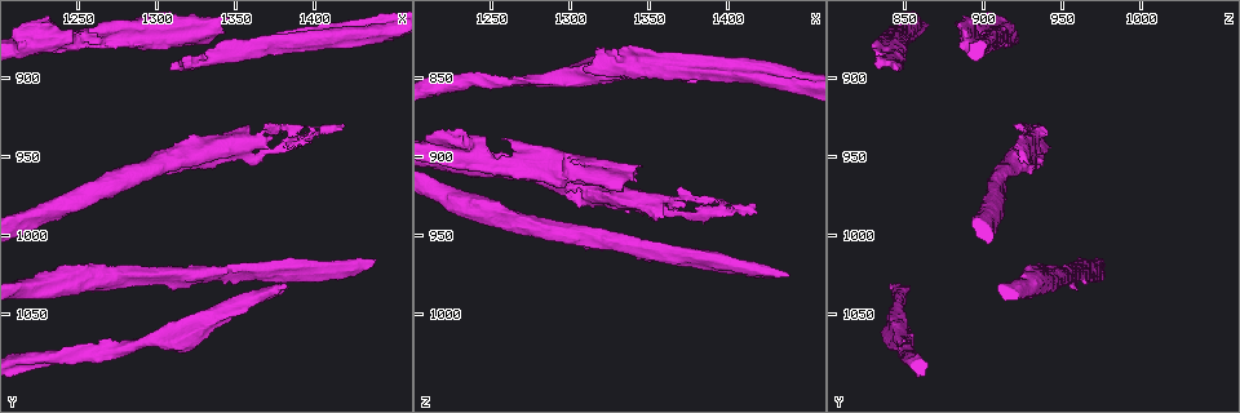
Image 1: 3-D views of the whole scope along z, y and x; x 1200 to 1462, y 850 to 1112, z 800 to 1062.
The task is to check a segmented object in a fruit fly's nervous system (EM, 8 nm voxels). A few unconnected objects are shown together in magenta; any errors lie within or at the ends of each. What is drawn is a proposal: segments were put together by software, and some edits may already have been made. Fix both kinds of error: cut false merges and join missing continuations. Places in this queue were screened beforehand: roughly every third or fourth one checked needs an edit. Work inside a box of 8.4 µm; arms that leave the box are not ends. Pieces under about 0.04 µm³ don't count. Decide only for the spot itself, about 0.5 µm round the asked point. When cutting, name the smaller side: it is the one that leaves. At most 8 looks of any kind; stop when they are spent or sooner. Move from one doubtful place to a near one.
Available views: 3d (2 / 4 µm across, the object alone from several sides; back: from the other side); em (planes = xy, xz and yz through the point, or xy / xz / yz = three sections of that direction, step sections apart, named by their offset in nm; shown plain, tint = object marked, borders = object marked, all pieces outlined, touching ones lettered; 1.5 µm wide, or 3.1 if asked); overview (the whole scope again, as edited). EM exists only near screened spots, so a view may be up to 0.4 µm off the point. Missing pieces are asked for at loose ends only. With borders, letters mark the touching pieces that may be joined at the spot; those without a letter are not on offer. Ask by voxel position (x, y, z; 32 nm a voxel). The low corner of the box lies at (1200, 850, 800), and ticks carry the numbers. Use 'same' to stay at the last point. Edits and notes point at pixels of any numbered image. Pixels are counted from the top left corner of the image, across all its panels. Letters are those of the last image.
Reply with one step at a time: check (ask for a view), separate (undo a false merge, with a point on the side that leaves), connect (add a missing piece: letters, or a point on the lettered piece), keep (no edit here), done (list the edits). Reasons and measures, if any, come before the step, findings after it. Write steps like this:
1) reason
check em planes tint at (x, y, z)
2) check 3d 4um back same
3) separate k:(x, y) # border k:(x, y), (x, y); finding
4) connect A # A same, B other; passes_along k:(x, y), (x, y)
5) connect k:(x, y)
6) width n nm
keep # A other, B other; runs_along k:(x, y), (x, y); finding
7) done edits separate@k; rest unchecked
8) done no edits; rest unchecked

check em yz step 8 borders at (1440, 1016, 974)

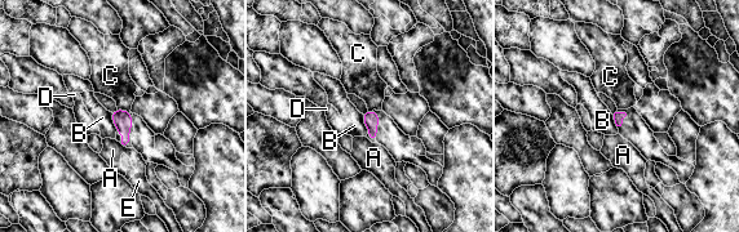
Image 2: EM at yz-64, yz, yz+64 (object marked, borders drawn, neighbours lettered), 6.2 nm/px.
another direction
check em planes borders same

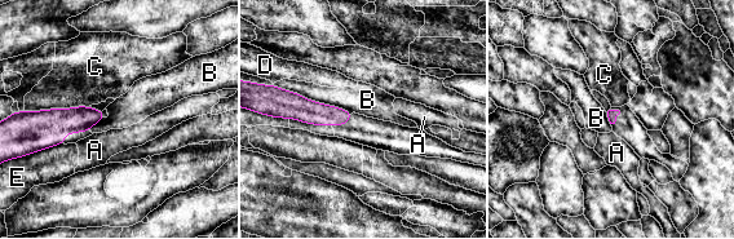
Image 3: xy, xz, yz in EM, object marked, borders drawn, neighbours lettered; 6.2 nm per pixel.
keep # A other, B other, C other, D other, E other; border 3:(278, 87), (352, 113); no lettered piece goes on from it

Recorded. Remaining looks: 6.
free end
check 3d 4um at (1354, 1026, 966)

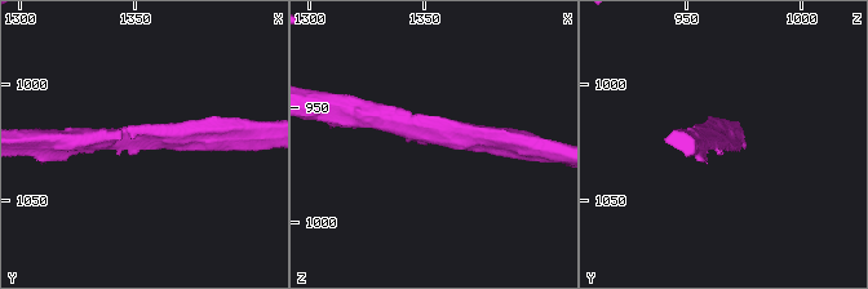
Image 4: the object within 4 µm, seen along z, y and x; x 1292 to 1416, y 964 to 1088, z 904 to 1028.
now the EM
check em xy step 4 borders at (1355, 1028, 967)

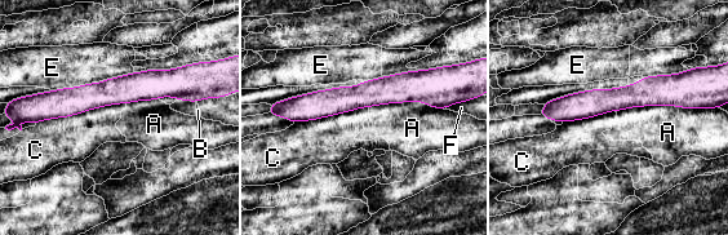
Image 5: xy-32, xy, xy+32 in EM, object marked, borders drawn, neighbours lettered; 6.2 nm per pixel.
keep # A other, B other, C other, E other, F other; no lettered piece goes on from it

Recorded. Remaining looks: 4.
an open end
check em planes borders at (1382, 1032, 840)

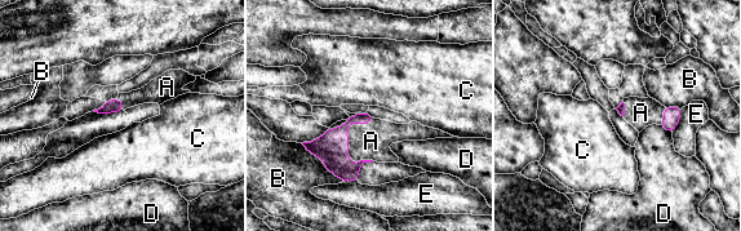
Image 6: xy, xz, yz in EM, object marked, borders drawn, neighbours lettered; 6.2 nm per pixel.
connect A # A same, B other, C other, D other, E other; the neuron continues

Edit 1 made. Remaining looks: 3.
done edits connect@6; rest unchecked

